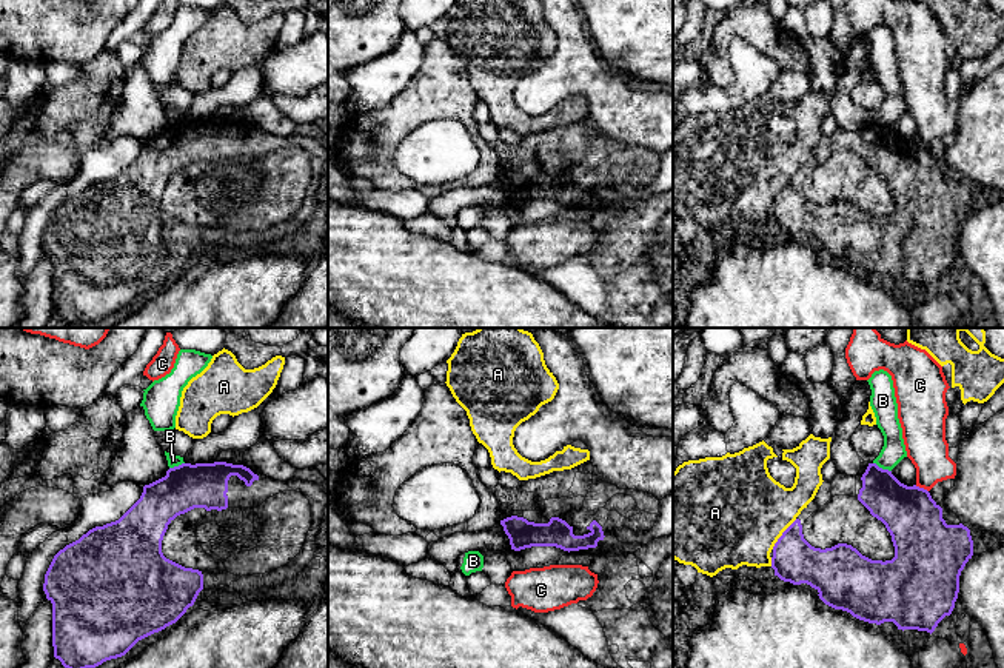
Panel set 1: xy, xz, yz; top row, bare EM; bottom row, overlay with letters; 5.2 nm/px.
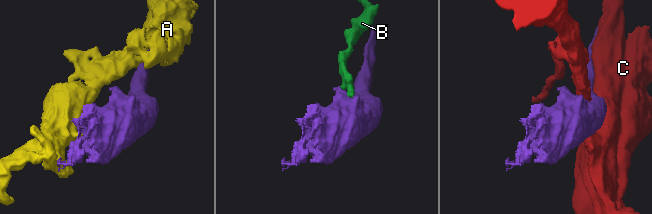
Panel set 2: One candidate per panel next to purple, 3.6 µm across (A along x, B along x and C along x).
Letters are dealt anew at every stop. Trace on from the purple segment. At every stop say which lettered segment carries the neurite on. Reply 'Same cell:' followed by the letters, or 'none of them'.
Same cell: none of them

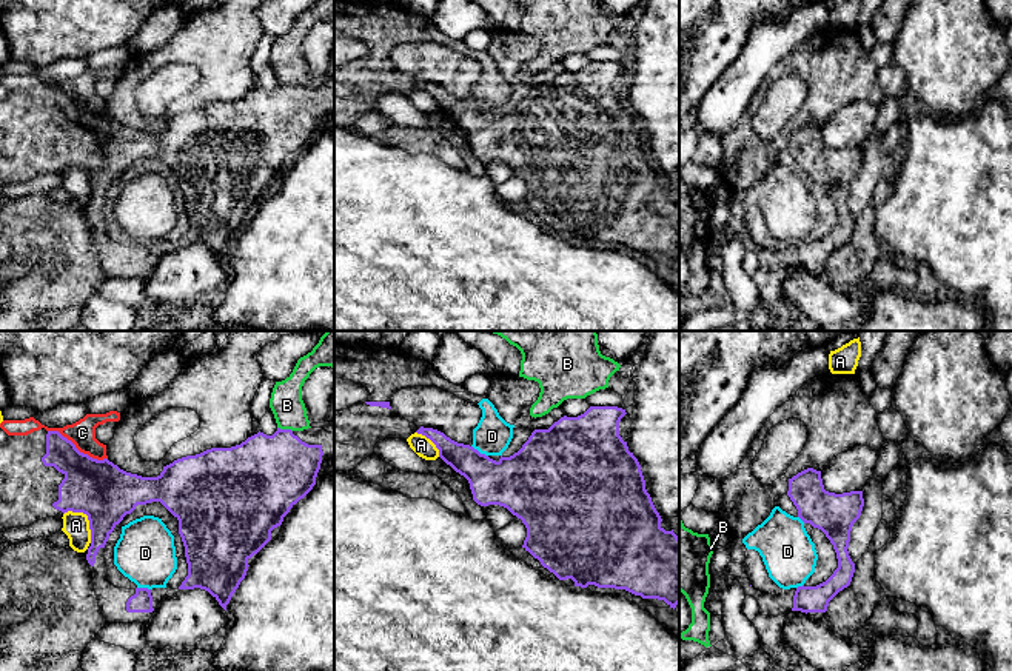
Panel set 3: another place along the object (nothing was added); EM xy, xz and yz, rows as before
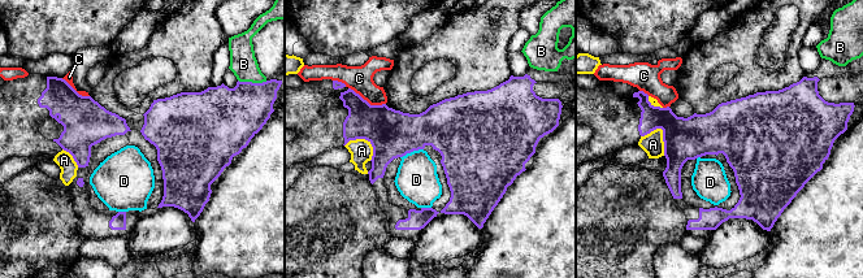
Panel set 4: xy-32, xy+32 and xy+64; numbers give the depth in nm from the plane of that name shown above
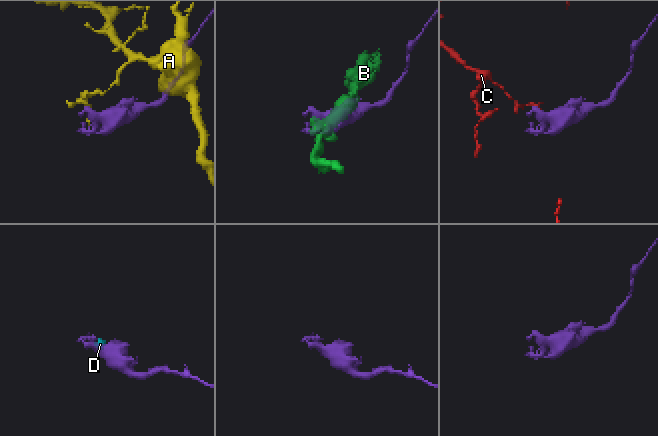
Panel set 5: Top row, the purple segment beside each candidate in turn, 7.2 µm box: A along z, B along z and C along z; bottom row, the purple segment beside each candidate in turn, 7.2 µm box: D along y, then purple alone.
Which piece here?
Same cell: D

